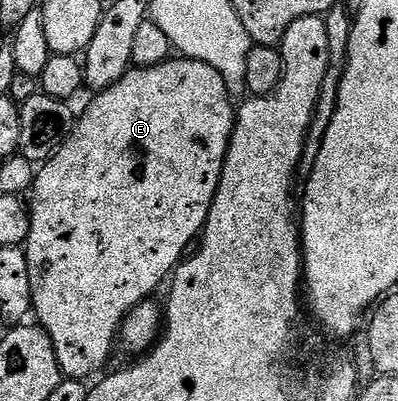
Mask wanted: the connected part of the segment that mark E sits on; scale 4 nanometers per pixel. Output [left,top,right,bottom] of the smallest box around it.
[25,58,237,382]

